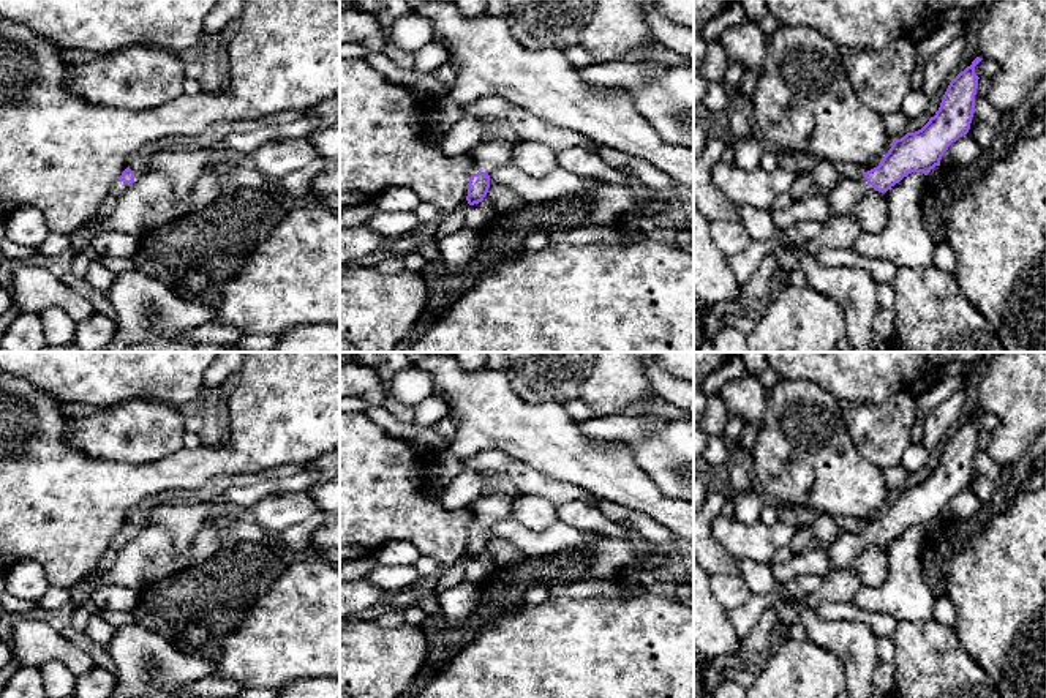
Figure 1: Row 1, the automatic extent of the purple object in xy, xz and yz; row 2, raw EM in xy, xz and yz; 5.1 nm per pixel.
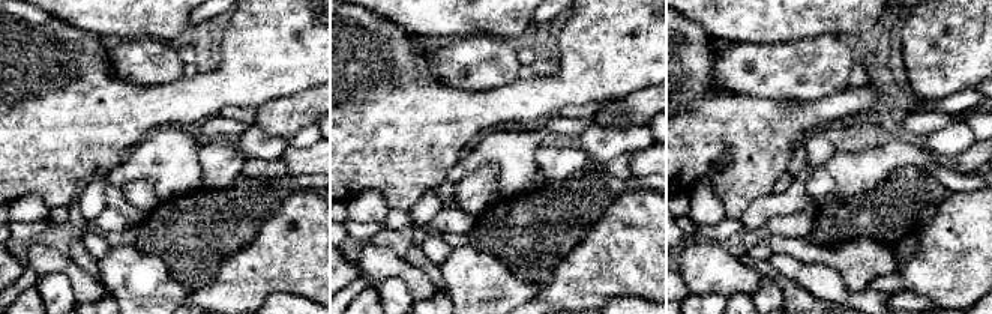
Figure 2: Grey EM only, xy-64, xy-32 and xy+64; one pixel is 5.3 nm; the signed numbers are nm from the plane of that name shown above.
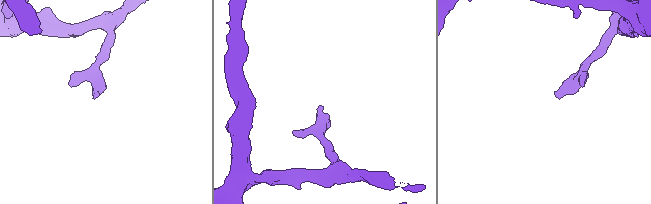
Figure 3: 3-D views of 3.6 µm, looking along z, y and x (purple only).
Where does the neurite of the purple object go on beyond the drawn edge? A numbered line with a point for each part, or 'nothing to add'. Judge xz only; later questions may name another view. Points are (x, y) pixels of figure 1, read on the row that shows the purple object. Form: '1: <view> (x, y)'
1: xz (536, 160)

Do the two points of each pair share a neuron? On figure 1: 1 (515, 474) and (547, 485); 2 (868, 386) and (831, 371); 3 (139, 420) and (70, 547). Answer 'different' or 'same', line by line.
1: same
2: same
3: different

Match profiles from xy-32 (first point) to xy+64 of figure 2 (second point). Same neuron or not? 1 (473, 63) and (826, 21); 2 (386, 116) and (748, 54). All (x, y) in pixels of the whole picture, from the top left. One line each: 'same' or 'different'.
1: different
2: different

